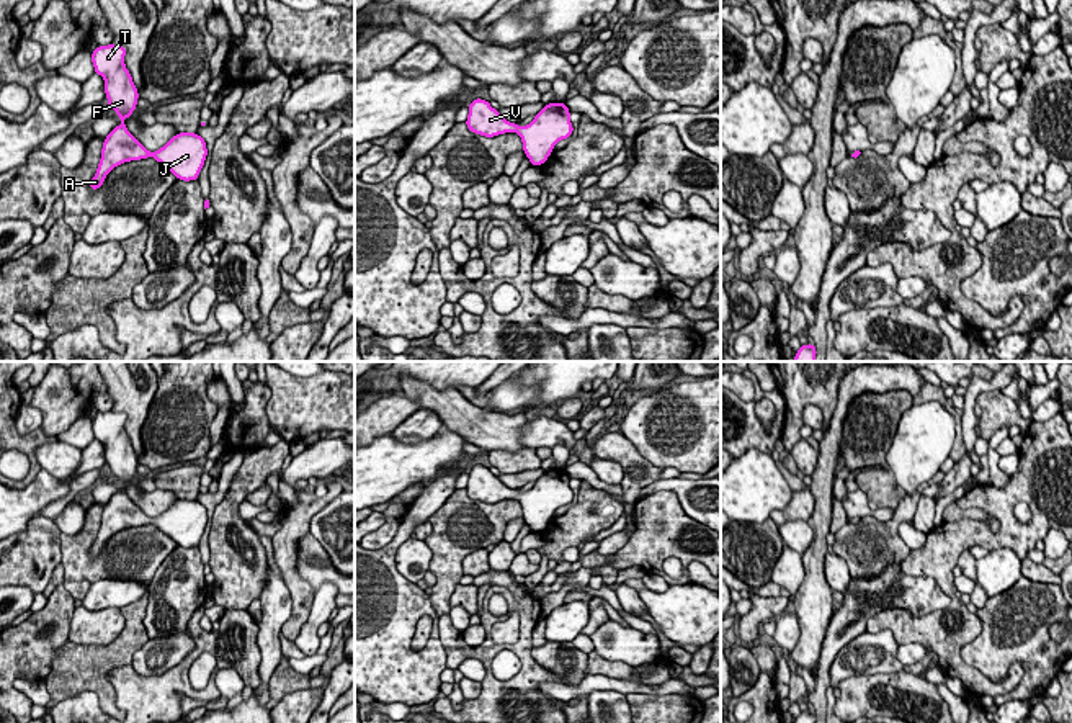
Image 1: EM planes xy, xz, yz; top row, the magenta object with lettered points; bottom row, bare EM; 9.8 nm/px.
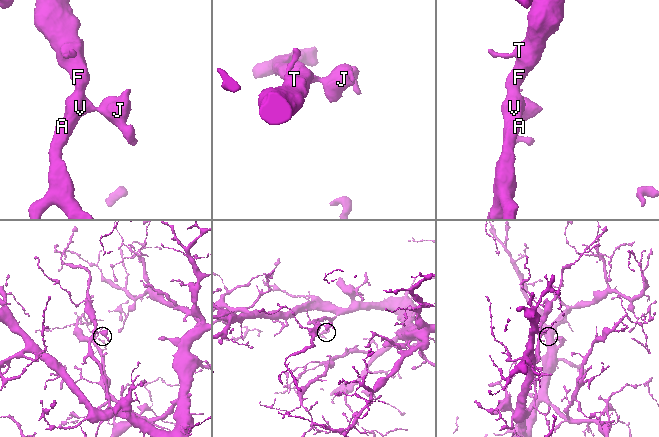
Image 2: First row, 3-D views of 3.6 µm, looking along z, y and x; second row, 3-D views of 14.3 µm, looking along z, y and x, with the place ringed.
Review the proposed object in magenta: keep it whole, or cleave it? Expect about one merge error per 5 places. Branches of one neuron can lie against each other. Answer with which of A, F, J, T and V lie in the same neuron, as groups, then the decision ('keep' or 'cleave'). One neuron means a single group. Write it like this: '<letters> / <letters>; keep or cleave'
A F J T V; keep

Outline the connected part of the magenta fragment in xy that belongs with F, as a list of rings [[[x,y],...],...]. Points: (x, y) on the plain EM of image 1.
[[[98,412],[92,419],[95,440],[105,447],[108,473],[121,486],[103,507],[101,525],[90,556],[98,556],[106,541],[118,532],[131,527],[154,523],[176,545],[183,548],[198,546],[208,523],[206,507],[196,499],[178,499],[155,519],[147,517],[126,494],[124,486],[137,474],[139,458],[124,430],[124,412]]]

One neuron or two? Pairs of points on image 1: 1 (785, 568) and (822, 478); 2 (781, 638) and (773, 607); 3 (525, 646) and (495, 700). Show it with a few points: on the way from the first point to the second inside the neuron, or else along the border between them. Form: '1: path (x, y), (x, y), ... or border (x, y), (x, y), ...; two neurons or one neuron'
1: border (803, 556), (803, 581), (795, 594); two neurons
2: border (781, 614), (777, 619); two neurons
3: path (525, 660), (525, 673), (509, 687); one neuron

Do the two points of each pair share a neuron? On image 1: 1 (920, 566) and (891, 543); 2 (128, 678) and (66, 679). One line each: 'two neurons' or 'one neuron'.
1: two neurons
2: two neurons

